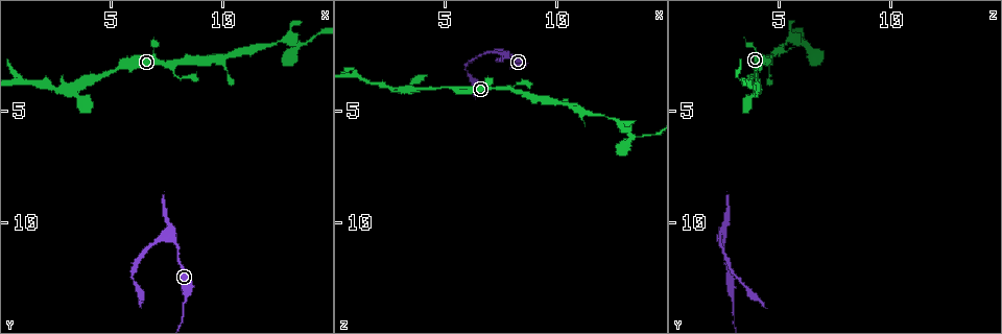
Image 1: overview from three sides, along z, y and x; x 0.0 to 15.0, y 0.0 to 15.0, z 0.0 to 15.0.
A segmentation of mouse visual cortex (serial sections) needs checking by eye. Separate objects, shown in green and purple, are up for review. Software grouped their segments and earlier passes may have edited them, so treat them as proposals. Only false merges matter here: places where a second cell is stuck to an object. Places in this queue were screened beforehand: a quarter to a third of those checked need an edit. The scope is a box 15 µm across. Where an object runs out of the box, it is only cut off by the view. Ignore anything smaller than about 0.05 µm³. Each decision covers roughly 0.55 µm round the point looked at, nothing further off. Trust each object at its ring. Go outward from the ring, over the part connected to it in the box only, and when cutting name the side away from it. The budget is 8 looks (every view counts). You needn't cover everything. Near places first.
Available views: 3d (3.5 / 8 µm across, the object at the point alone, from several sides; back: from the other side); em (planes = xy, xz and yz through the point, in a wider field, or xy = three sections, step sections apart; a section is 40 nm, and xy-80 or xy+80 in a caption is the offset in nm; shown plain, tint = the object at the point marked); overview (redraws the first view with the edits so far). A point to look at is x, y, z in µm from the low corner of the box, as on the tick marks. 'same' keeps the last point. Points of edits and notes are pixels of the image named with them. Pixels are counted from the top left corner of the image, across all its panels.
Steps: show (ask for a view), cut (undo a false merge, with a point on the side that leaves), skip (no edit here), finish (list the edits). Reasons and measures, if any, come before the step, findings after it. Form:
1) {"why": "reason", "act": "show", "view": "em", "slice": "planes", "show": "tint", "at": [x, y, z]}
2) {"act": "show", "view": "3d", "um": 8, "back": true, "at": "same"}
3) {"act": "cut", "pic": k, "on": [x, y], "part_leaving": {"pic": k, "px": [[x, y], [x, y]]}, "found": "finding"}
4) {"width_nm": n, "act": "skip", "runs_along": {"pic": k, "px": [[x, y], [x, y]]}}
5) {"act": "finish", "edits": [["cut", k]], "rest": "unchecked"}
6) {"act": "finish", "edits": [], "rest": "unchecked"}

{"why": "three-way junction", "act": "show", "view": "3d", "um": 3.5, "at": [3.2, 4.0, 4.0]}

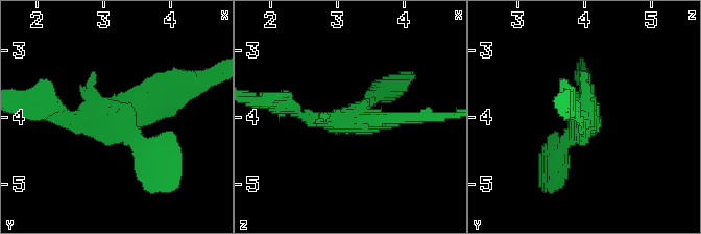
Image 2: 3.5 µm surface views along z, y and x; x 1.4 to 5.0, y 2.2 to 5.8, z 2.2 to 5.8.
{"act": "show", "view": "em", "slice": "xy", "step": 2, "show": "tint", "at": [3.25, 3.95, 4.05]}

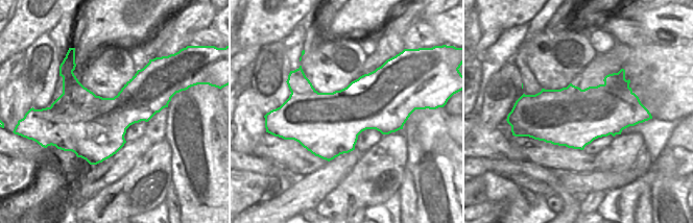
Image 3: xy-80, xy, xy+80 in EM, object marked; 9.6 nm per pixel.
{"act": "skip", "runs_along": {"pic": 2, "px": [[179, 78], [113, 117], [55, 108]]}, "found": "one cell here"}

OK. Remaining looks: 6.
{"why": "a fork", "act": "show", "view": "3d", "um": 3.5, "back": true, "at": [7.7, 2.8, 4.0]}

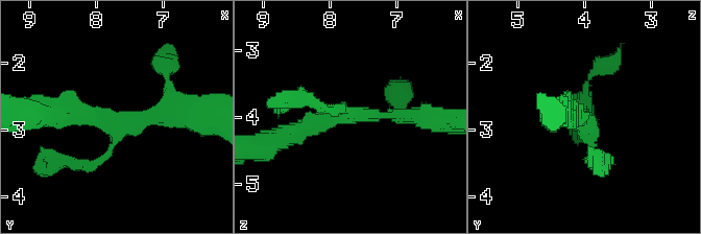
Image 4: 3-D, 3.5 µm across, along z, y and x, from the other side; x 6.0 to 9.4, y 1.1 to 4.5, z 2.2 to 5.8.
{"why": "need the tissue", "act": "show", "view": "em", "slice": "xy", "step": 1, "show": "tint", "at": [7.65, 2.85, 3.95]}

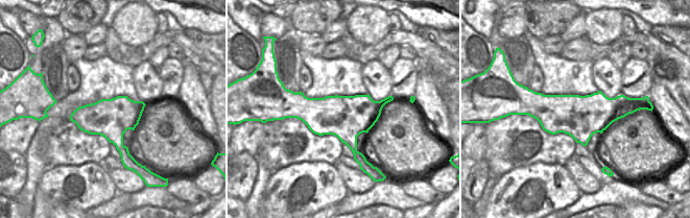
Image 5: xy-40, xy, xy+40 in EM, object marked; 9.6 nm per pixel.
{"act": "skip", "runs_along": {"pic": 4, "px": [[424, 118], [340, 115], [286, 134]]}, "found": "continuous, no second cell"}

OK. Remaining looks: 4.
{"why": "a narrow waist", "act": "show", "view": "3d", "um": 3.5, "at": [12.3, 2.0, 5.3]}

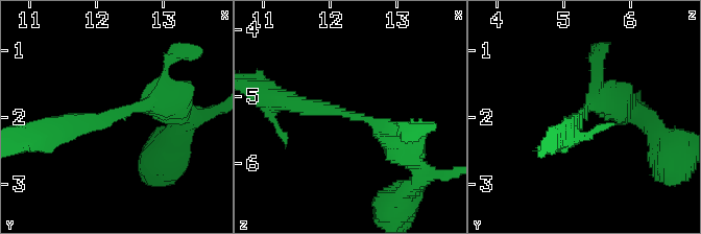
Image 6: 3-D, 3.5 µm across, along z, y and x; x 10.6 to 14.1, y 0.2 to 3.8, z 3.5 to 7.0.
{"arm_widths_nm": [250, 350], "act": "show", "view": "em", "slice": "xy", "step": 3, "show": "tint", "at": [12.25, 2.00, 5.25]}

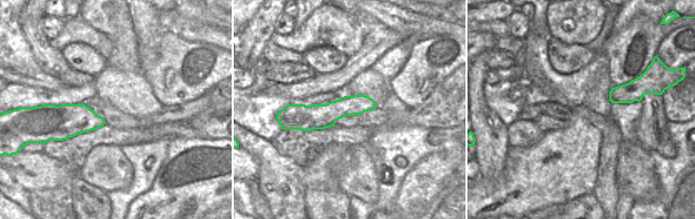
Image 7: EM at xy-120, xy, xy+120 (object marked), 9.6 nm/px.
{"act": "skip", "runs_along": {"pic": 7, "px": [[373, 104], [295, 118]]}, "found": "continuous, no second cell"}

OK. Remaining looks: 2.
{"act": "finish", "edits": [], "rest": "unchecked"}

